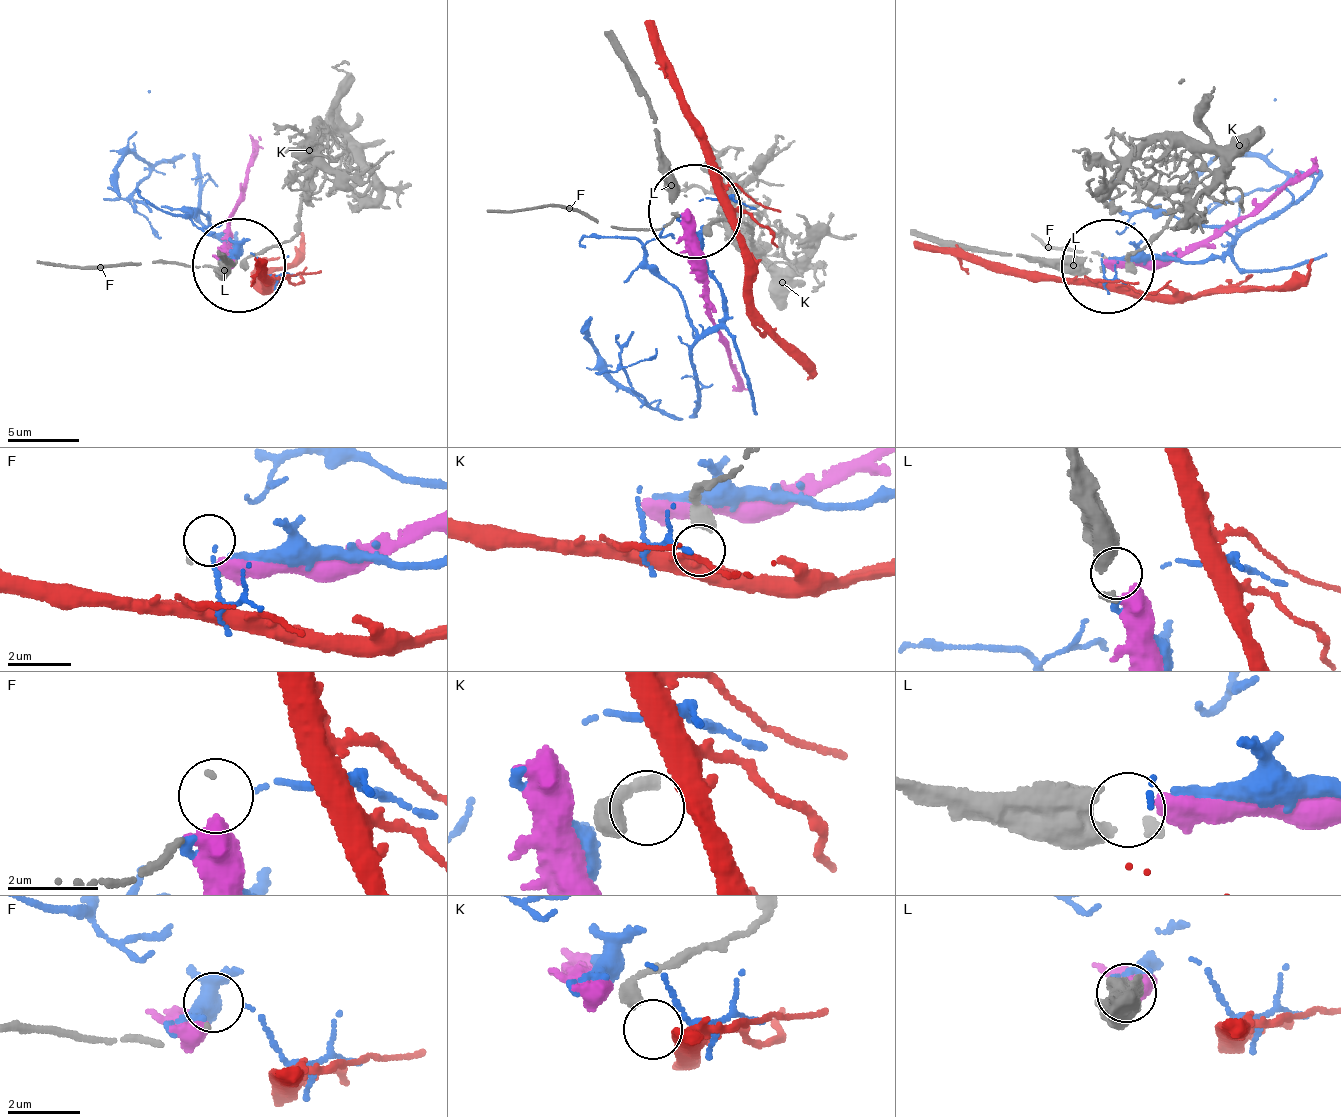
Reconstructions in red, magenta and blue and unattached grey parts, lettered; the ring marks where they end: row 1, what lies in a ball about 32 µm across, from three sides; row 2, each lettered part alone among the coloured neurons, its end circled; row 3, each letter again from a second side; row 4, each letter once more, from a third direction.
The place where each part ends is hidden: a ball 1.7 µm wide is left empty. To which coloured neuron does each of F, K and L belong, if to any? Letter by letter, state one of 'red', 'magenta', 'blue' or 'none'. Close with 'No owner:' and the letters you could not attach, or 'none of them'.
F: none
K: none
L: magenta
No owner: F, K

